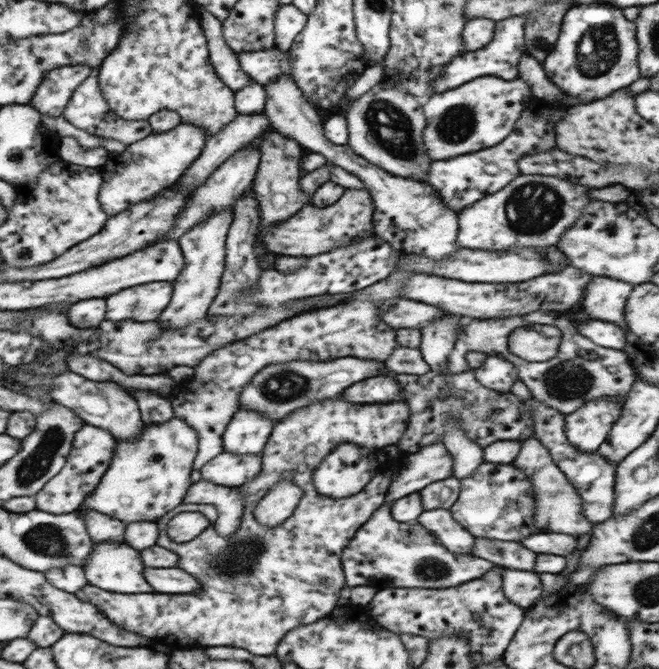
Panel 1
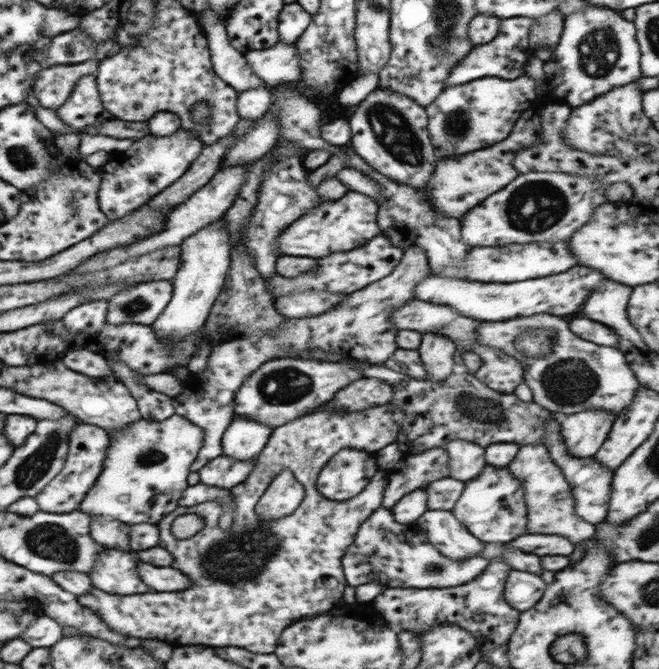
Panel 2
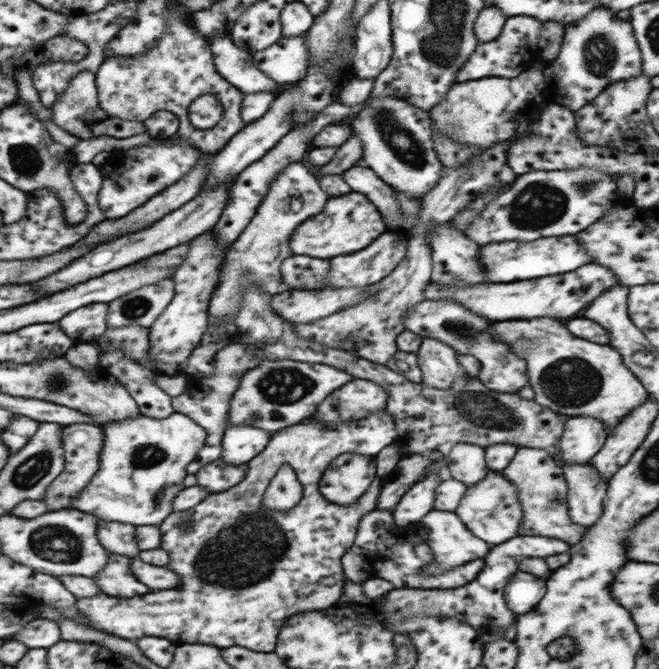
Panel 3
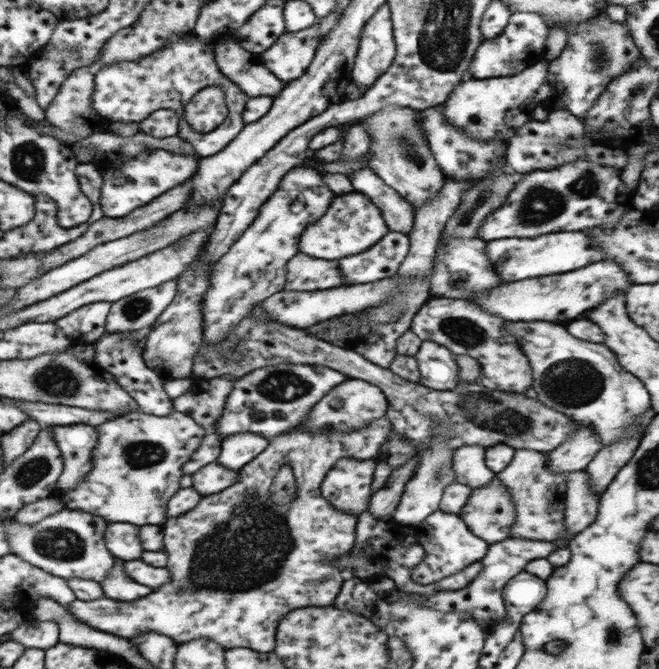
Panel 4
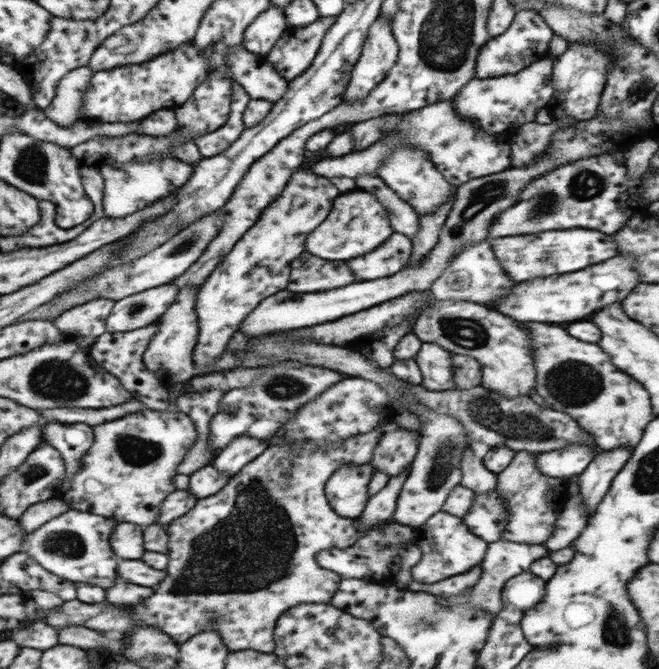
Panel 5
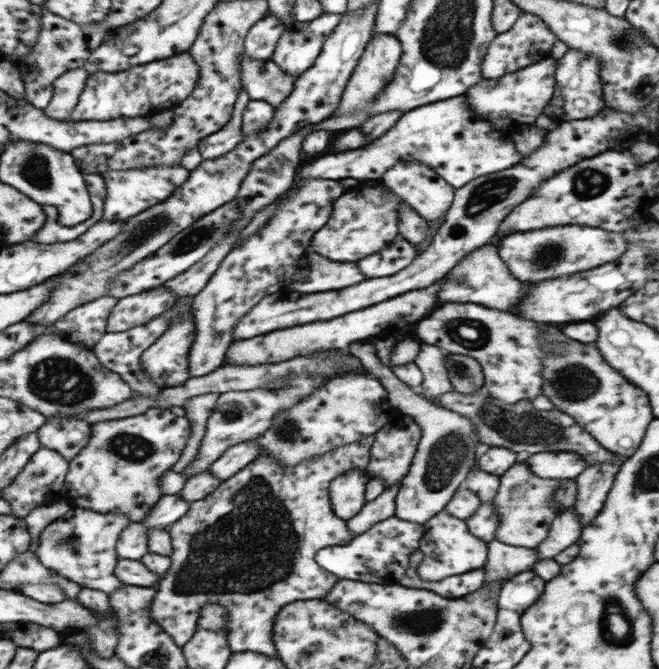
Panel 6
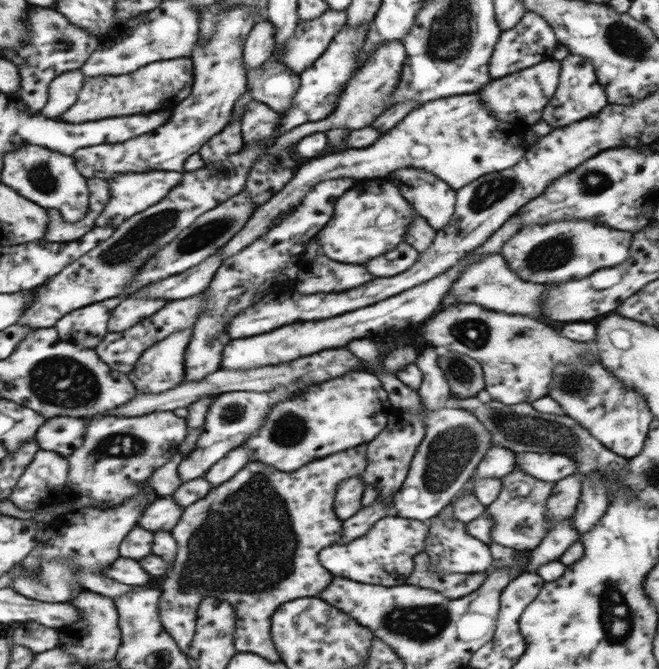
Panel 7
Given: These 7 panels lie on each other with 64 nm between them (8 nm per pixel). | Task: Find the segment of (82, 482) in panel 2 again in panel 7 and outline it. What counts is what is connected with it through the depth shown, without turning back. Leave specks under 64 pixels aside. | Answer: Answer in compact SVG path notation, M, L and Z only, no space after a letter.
M52 417L46 419L36 432L35 440L42 450L61 453L69 457L85 442L88 422L74 417Z

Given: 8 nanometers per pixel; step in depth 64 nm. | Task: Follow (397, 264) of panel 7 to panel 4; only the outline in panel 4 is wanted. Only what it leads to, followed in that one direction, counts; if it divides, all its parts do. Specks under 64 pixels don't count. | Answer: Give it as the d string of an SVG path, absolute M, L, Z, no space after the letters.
M390 231L380 240L380 244L374 244L372 250L337 261L340 262L342 274L346 276L346 284L362 284L393 277L406 258L409 248L409 235Z

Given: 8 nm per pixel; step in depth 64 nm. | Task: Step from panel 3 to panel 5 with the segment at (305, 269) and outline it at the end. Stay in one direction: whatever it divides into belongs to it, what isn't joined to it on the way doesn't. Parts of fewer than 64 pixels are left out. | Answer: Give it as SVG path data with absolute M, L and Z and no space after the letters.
M302 252L290 264L292 280L288 290L292 292L322 292L354 284L358 278L342 261L332 261Z

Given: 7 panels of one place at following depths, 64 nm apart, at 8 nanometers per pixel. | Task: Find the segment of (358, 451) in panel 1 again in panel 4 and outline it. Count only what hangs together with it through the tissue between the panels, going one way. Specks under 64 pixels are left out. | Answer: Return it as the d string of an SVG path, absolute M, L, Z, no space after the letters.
M338 458L322 482L322 496L335 510L358 517L367 511L377 461Z

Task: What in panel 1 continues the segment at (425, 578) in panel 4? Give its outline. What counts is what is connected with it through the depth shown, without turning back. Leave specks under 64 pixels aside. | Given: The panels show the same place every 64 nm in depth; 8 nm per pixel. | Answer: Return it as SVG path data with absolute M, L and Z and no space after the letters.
M437 509L432 511L425 511L417 520L423 528L426 528L427 532L434 537L434 540L438 544L444 545L444 548L452 554L471 554L472 548L474 548L474 540L476 537L470 535L458 522L454 520L450 511L445 509Z

